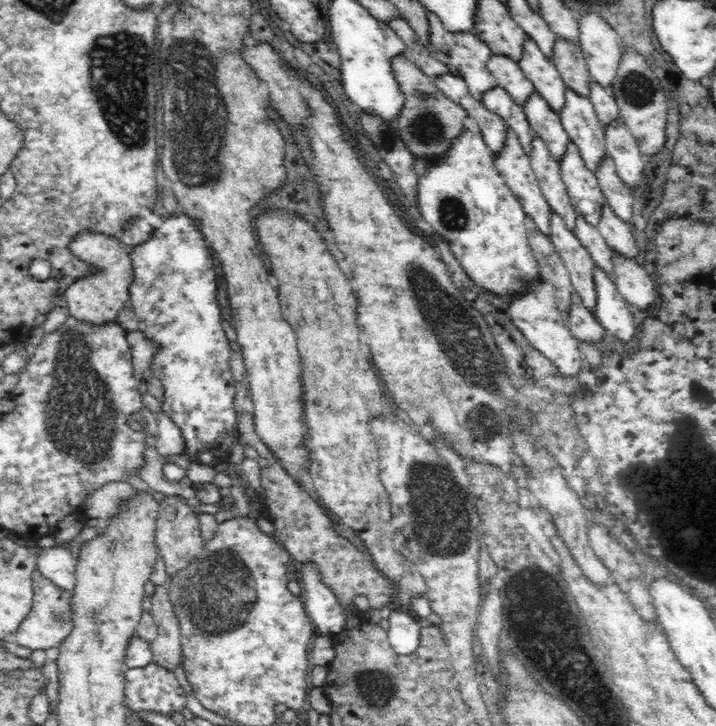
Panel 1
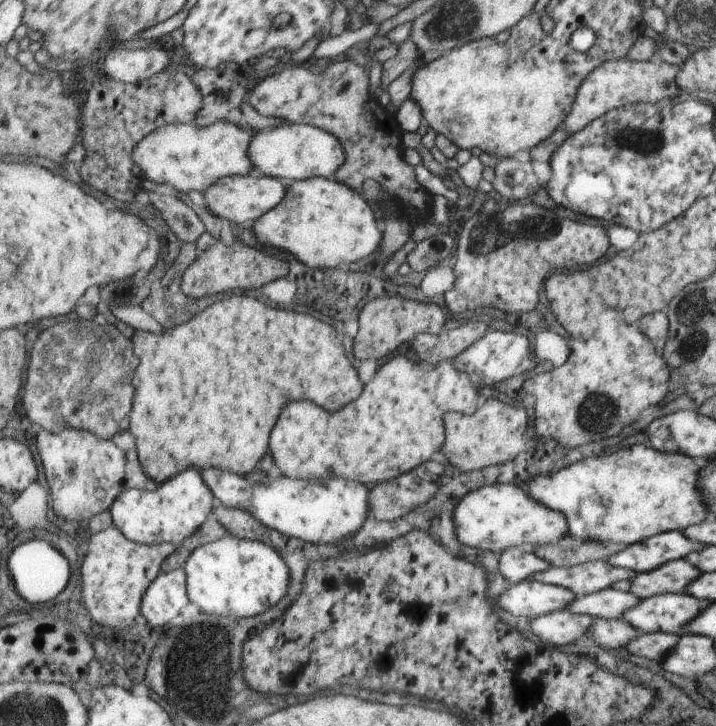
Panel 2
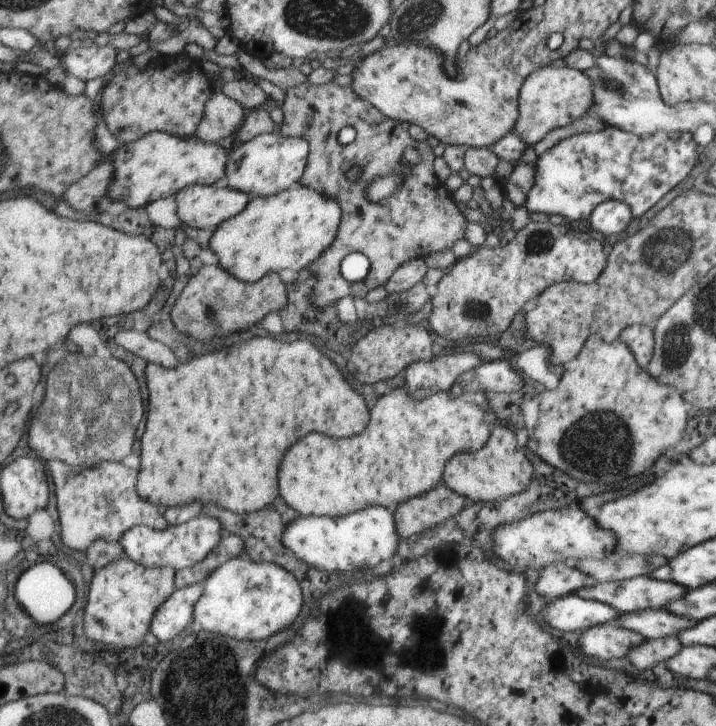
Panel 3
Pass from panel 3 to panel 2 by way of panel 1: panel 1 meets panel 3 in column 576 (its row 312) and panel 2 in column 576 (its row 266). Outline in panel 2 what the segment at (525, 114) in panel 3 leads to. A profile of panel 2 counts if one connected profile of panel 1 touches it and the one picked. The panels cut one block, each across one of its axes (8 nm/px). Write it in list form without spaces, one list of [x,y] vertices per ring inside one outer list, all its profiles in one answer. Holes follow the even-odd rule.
[[[626,57],[605,62],[581,82],[573,108],[565,118],[562,128],[569,136],[580,132],[590,121],[614,109],[620,109],[621,106],[671,100],[680,90],[677,85],[677,74],[681,68],[682,66],[668,64],[656,57],[652,61],[631,61]]]

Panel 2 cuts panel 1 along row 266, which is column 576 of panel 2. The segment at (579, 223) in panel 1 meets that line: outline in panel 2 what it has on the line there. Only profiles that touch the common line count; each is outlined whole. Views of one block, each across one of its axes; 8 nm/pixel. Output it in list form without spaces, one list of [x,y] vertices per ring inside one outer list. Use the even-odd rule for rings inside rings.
[[[612,587],[578,596],[566,606],[572,613],[584,614],[592,618],[620,618],[626,610],[634,608],[640,604],[640,599],[636,595],[624,590],[615,590]]]

